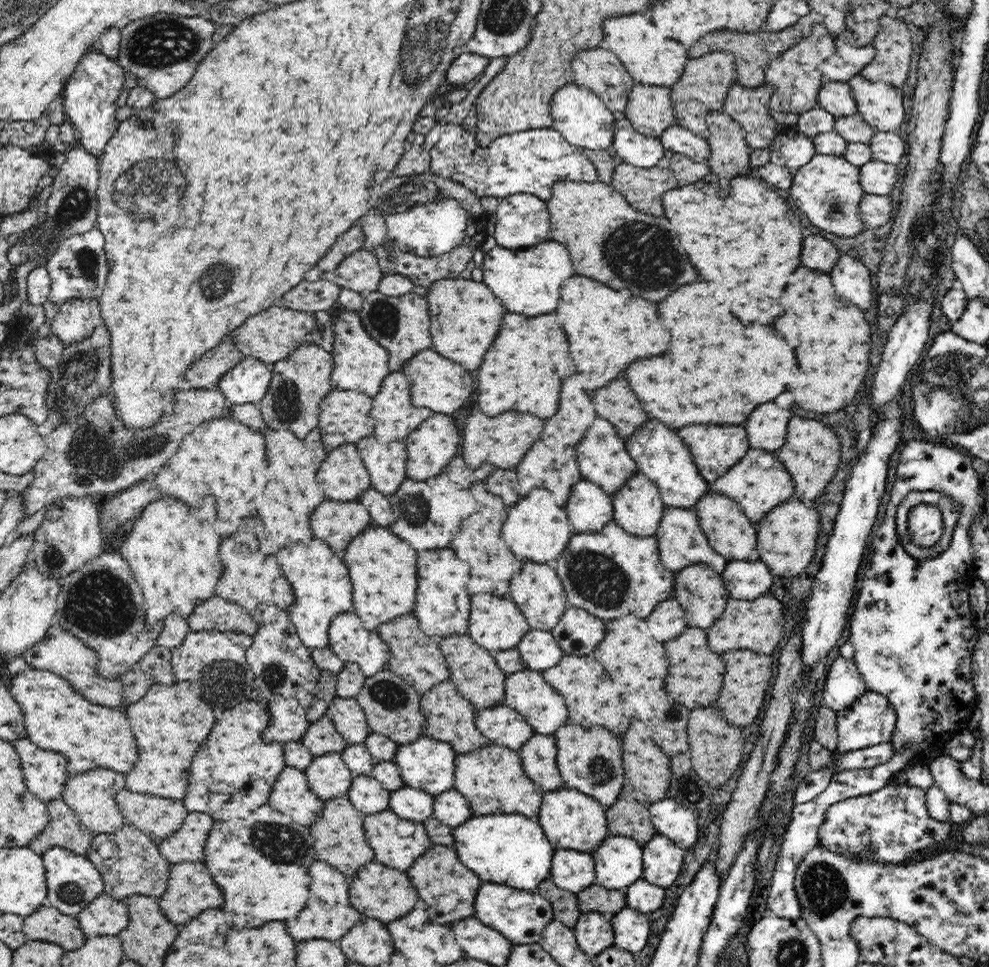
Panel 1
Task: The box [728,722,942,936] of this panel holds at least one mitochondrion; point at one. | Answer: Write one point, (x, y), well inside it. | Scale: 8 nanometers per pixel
(824, 890)

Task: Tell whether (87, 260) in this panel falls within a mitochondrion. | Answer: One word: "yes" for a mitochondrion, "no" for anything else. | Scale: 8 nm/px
yes

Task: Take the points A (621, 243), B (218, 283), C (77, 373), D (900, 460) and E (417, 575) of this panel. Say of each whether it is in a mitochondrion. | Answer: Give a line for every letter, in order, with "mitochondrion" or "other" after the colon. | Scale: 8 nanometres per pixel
A: mitochondrion
B: mitochondrion
C: mitochondrion
D: other
E: other

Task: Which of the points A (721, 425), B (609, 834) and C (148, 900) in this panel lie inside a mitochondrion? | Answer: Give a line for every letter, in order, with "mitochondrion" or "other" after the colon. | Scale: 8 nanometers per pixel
A: other
B: other
C: other

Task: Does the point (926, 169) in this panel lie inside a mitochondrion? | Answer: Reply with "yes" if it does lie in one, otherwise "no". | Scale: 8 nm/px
no

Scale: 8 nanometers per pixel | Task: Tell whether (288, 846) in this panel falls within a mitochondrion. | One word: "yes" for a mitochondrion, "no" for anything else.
yes

